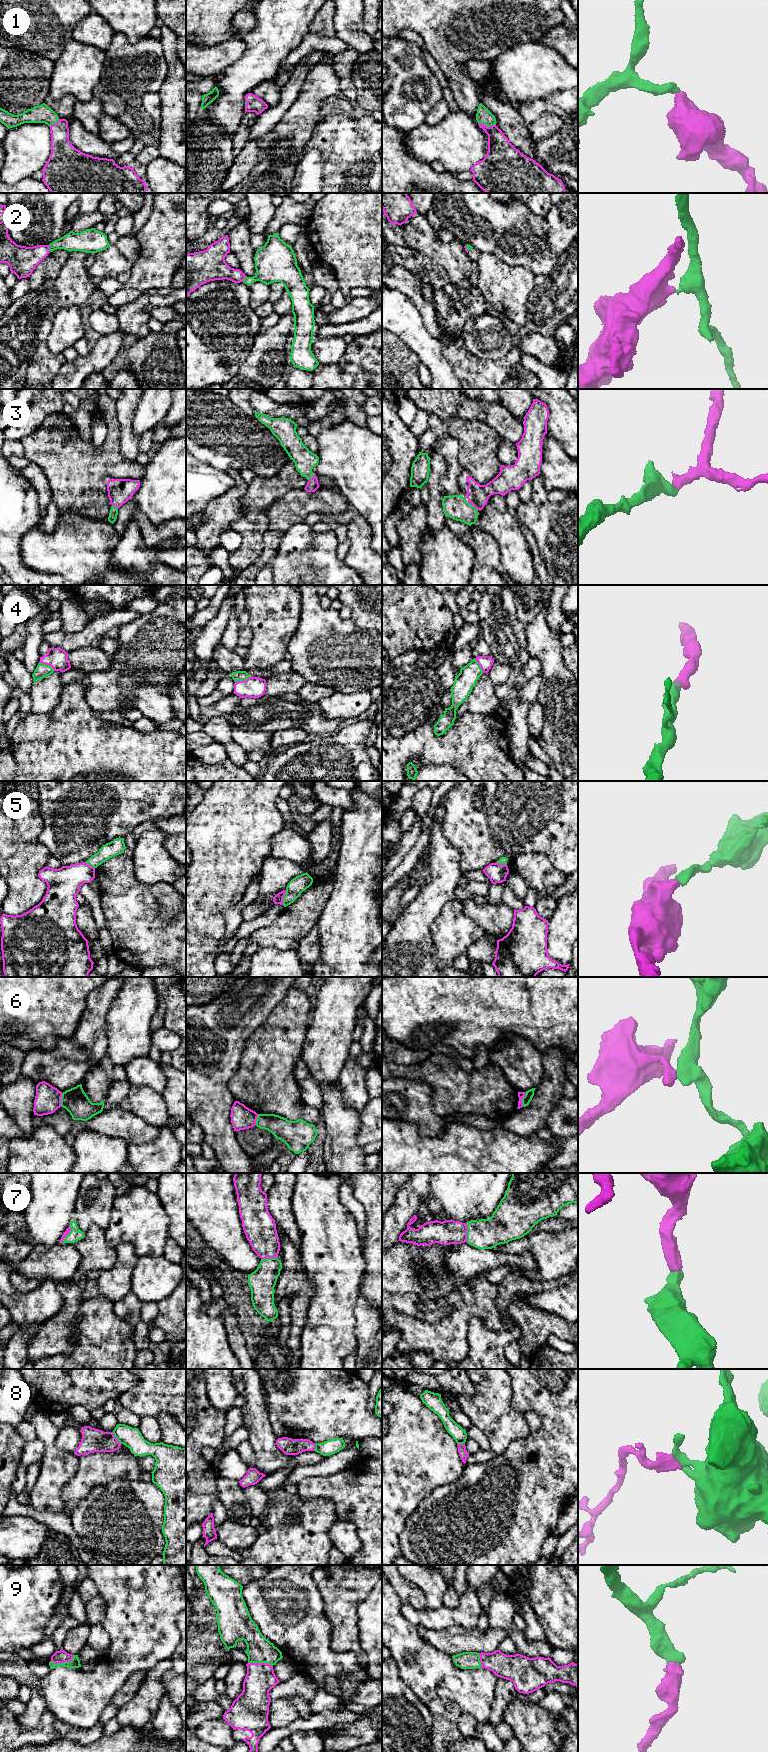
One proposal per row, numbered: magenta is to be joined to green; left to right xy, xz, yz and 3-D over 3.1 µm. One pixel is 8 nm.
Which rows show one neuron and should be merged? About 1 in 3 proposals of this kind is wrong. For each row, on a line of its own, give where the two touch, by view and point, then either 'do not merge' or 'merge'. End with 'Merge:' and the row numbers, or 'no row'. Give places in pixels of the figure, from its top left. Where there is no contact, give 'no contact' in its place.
1: meets green in yz at (487, 126); merge
2: meets green in xy at (49, 248); do not merge
3: meets green in yz at (473, 506); merge
4: meets green in xy at (47, 665); merge
5: meets green in xz at (283, 897); do not merge
6: meets green in yz at (522, 1099); do not merge
7: meets green in xy at (67, 1235); merge
8: meets green in xy at (116, 1437); do not merge
9: meets green in xy at (64, 1662); merge
Merge: 1, 3, 4, 7, 9

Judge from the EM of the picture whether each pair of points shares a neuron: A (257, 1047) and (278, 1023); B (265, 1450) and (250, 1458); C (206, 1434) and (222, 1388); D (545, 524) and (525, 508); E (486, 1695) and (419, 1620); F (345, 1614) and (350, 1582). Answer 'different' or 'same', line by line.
A: same
B: different
C: different
D: same
E: different
F: same

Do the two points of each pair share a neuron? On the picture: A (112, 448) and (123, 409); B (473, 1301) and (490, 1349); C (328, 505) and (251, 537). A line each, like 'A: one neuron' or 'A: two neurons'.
A: two neurons
B: two neurons
C: two neurons

